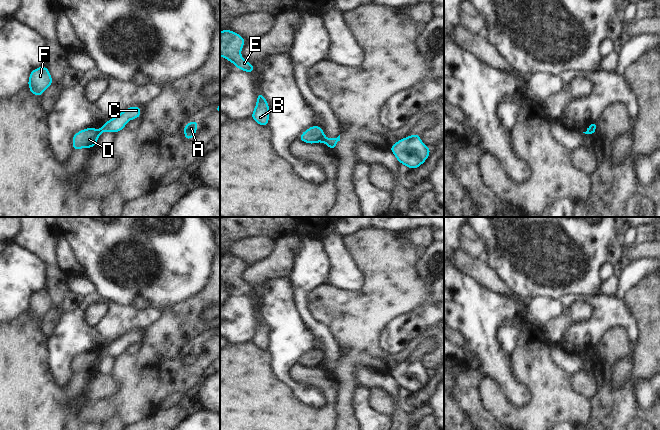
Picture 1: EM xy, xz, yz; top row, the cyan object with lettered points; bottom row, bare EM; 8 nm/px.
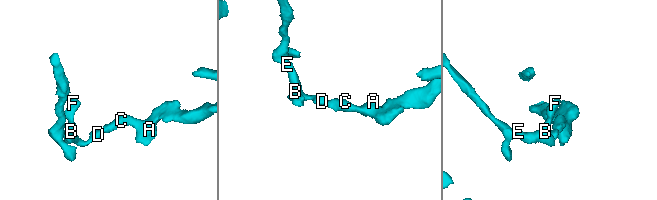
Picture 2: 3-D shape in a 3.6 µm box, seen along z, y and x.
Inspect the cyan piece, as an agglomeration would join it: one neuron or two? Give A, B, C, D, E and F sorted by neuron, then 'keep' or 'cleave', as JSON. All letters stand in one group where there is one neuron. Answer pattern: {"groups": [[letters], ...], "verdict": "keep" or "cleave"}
{"groups": [["A", "C"], ["B", "D", "E", "F"]], "verdict": "cleave"}

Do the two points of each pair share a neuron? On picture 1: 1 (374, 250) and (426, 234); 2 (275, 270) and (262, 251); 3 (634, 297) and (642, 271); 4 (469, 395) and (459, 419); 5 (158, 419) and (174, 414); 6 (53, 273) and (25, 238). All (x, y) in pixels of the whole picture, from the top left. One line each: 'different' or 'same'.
1: different
2: different
3: different
4: different
5: same
6: same

